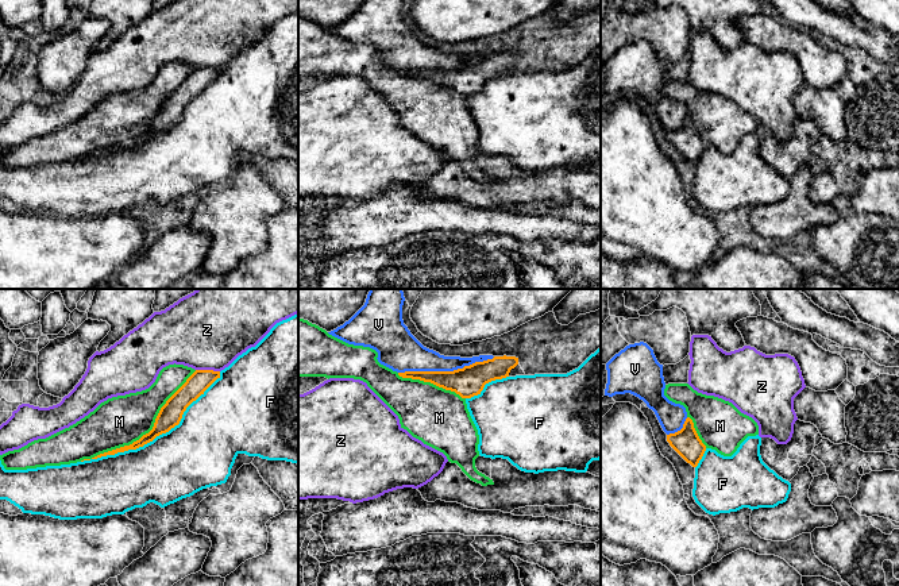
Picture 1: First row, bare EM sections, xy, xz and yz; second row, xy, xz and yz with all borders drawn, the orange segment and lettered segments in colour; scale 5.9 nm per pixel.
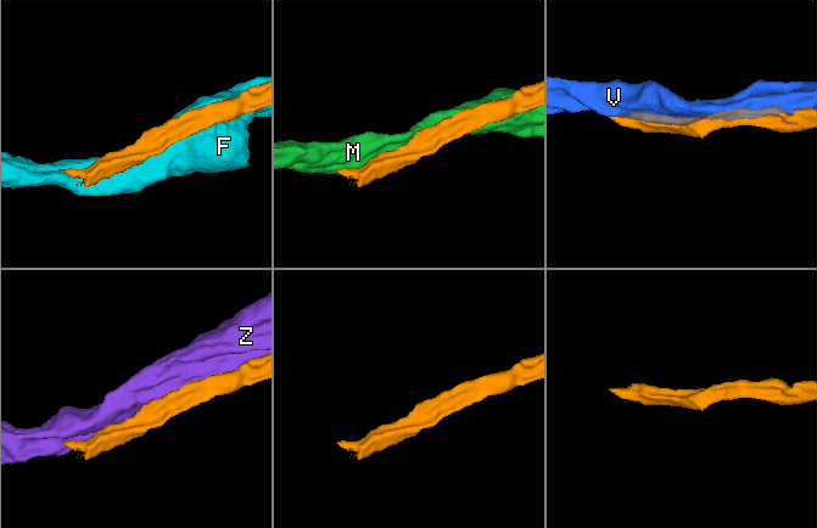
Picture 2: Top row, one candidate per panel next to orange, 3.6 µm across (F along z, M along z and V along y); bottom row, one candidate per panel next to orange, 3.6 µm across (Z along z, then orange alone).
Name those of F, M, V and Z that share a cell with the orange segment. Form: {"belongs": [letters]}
{"belongs": []}

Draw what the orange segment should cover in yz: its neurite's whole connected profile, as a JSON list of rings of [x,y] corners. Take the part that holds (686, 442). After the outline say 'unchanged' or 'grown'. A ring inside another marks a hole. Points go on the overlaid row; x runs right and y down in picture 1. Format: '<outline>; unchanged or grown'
[[[690,417],[686,419],[680,431],[667,435],[667,442],[692,467],[698,466],[706,451]]]; unchanged

